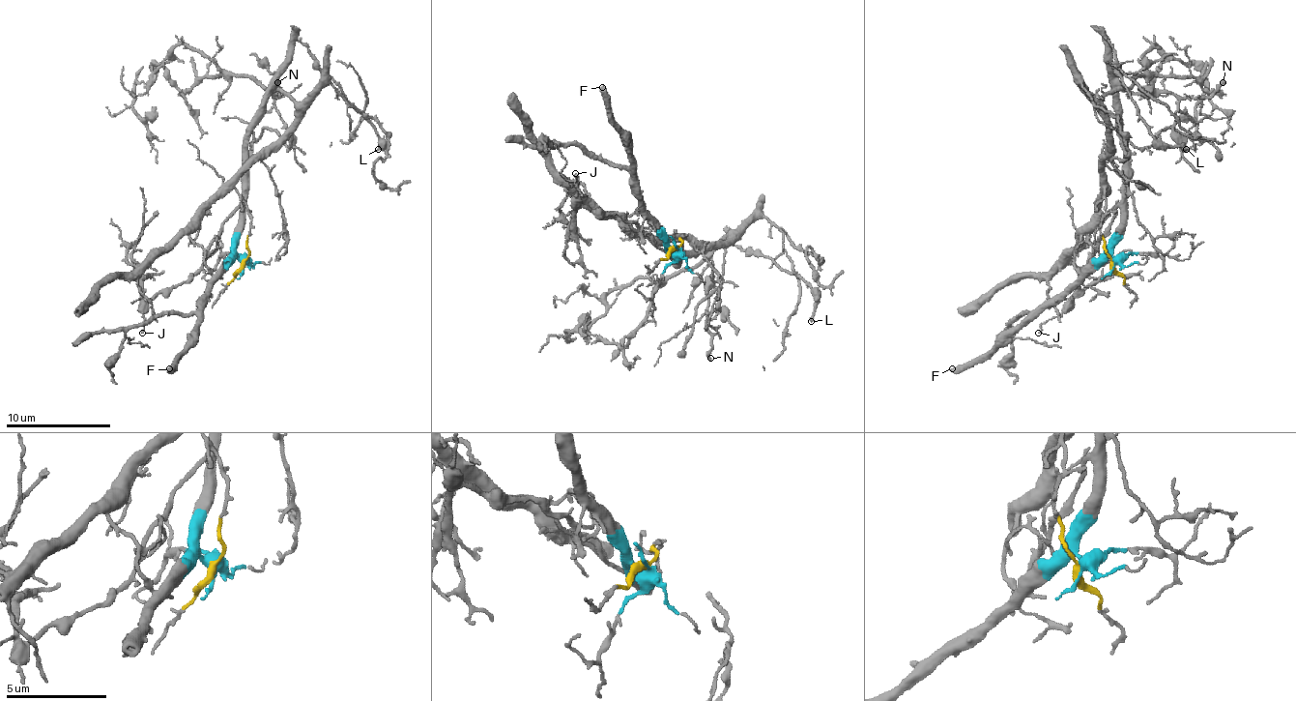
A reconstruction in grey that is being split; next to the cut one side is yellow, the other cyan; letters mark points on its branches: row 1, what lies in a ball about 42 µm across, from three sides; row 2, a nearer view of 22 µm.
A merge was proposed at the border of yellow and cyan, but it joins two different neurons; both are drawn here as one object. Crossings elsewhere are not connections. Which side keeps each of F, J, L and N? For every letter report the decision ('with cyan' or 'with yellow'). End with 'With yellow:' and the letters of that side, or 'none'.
F: with cyan
J: with cyan
L: with cyan
N: with cyan
With yellow: none

